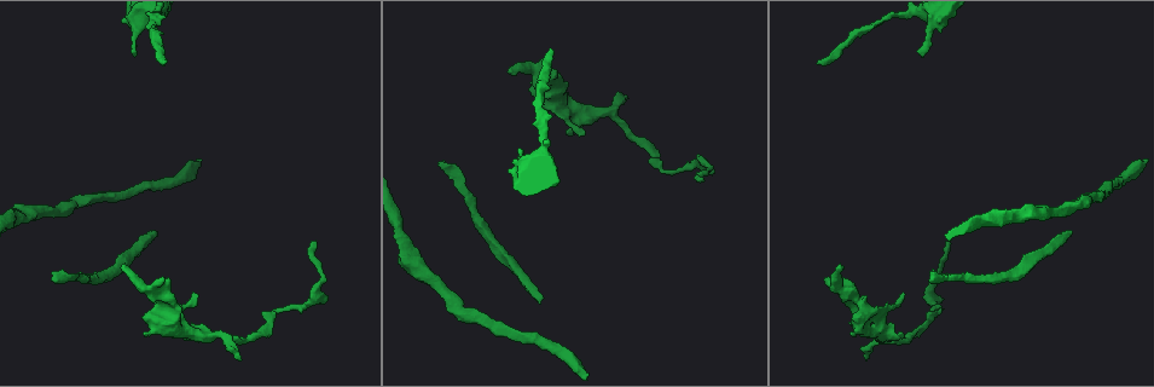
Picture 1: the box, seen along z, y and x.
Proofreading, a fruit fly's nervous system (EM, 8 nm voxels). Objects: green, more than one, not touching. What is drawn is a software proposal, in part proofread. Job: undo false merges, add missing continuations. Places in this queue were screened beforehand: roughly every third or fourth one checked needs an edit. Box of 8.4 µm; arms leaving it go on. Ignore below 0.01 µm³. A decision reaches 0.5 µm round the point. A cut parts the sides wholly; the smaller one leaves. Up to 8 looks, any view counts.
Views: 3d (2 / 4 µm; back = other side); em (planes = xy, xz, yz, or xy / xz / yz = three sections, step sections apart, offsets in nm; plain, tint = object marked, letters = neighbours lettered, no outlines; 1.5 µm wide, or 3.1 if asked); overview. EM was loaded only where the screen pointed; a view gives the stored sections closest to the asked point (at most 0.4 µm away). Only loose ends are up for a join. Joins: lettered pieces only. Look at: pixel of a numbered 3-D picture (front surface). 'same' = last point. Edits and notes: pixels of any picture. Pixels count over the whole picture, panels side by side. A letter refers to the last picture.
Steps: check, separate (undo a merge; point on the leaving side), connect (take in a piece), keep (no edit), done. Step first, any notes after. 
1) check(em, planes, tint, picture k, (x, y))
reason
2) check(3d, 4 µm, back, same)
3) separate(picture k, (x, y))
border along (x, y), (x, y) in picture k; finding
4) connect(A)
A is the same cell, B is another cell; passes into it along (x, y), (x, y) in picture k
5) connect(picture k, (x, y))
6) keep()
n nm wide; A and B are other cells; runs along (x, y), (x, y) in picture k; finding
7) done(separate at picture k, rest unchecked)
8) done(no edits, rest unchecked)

check(em, planes, tint, picture 1, (137, 53))
tapers out

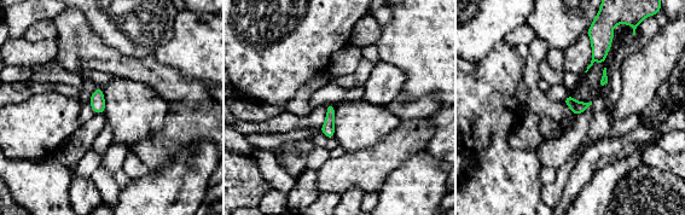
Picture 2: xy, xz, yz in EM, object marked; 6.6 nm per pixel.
check(em, planes, letters, same)
what lies round it

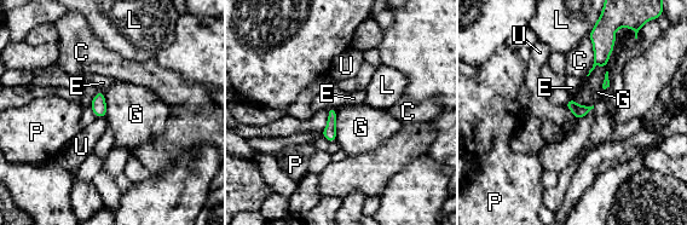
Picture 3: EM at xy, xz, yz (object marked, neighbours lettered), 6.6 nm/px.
keep()
C, E, G, L, P and U are other cells; border along (613, 51), (605, 67), (587, 76) in picture 3; no lettered piece goes on from it

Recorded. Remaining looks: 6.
check(em, planes, letters, picture 1, (164, 63))
tapers out

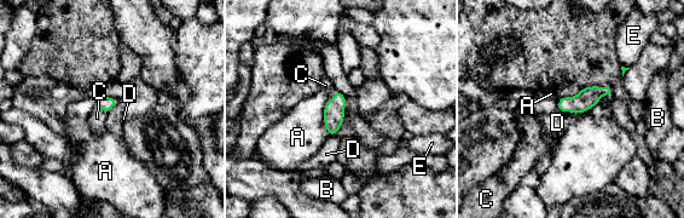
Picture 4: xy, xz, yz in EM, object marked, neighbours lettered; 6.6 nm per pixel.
connect(C)
100 nm wide; C is the same cell, A, B, D and E are other cells; passes into it along (334, 112), (335, 96), (325, 85) in picture 4; the neuron continues

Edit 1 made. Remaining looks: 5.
check(overview)

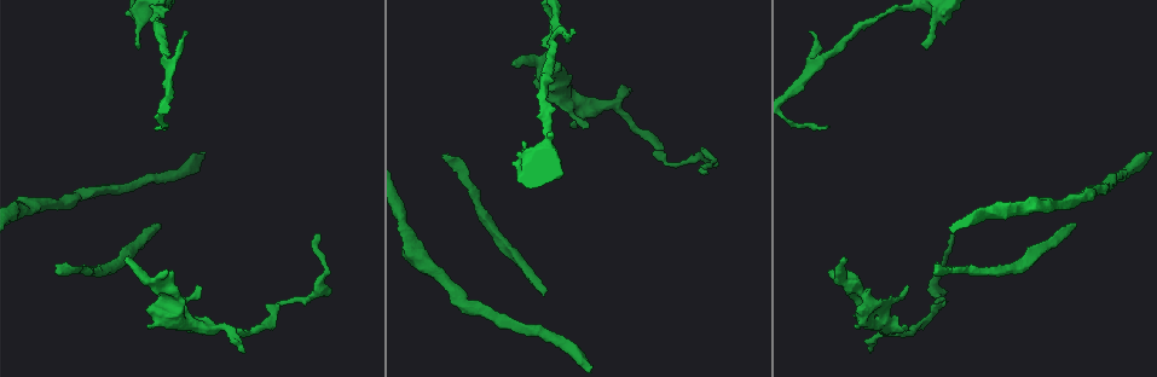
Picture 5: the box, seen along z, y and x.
check(em, xy, step 8, plain, picture 5, (870, 350))
an open end

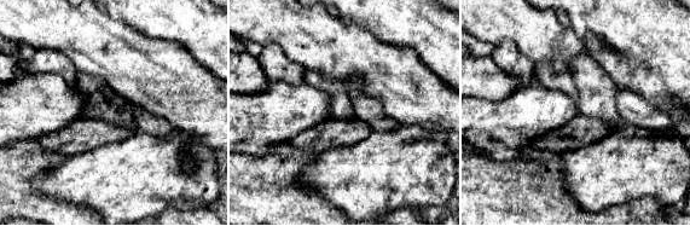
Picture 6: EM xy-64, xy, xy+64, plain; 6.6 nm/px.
check(em, xy, step 8, letters, same)
see the neighbours

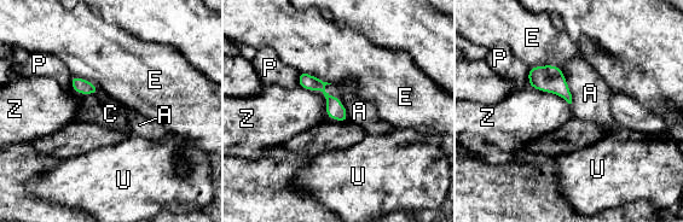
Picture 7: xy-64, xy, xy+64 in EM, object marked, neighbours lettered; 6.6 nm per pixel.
connect(C)
C is the same cell, A, E, P, U and Z are other cells; it goes on there

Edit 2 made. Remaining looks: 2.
done(connect at picture 4, connect at picture 7, rest unchecked)

